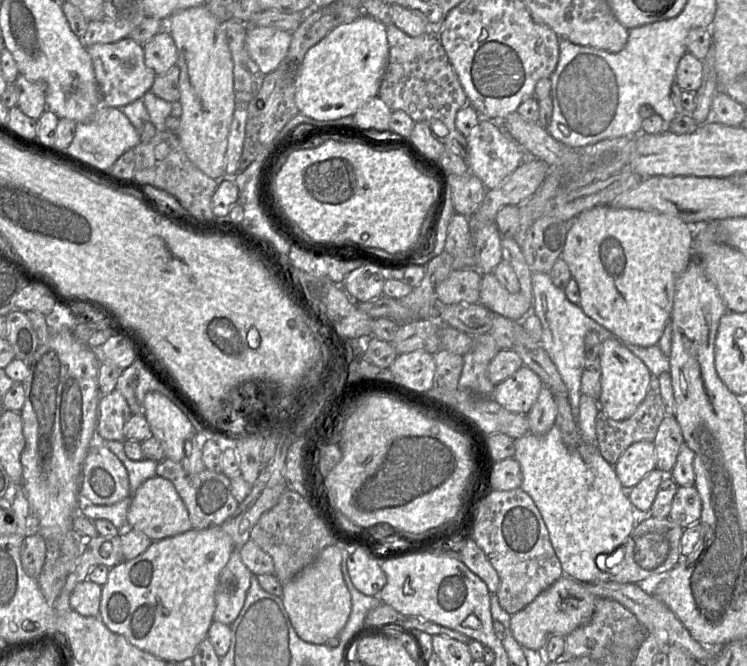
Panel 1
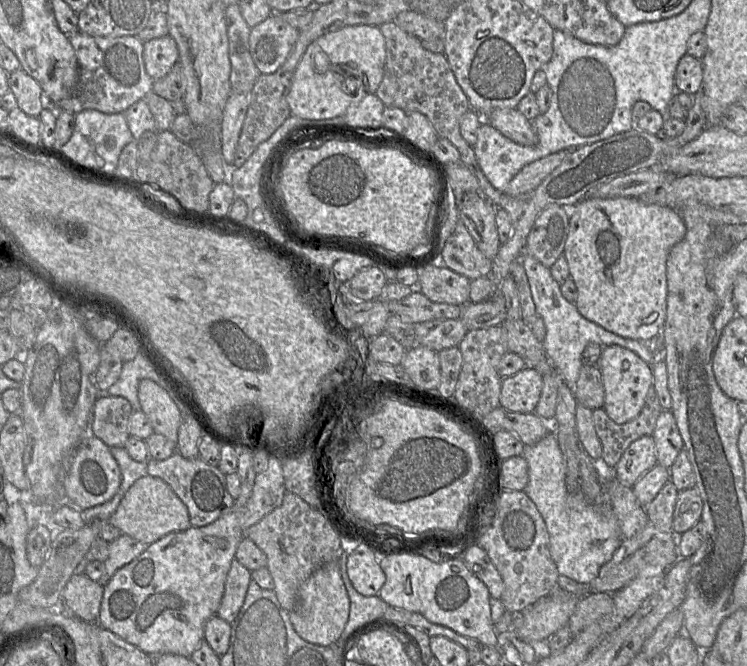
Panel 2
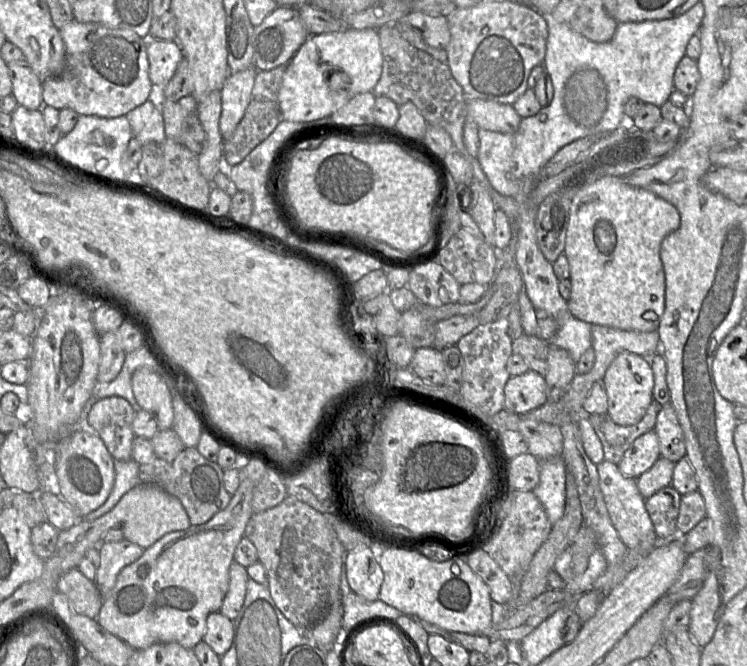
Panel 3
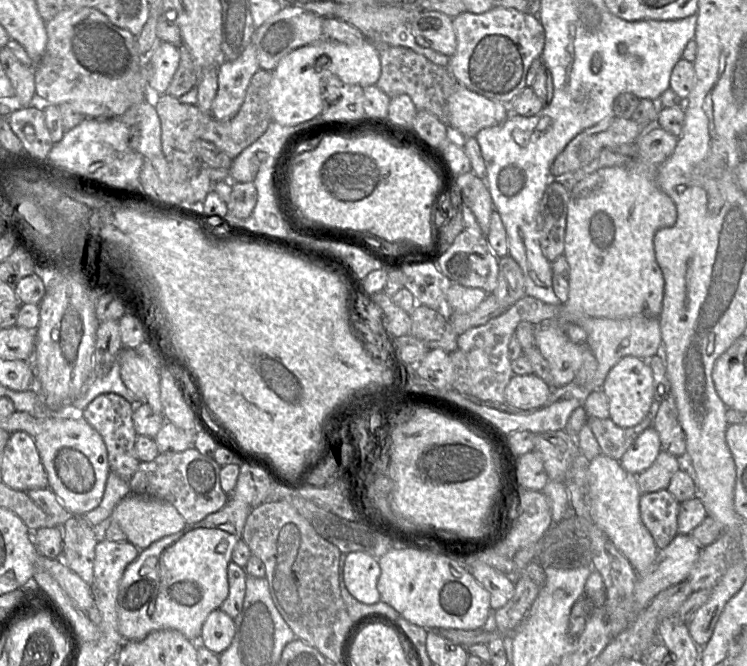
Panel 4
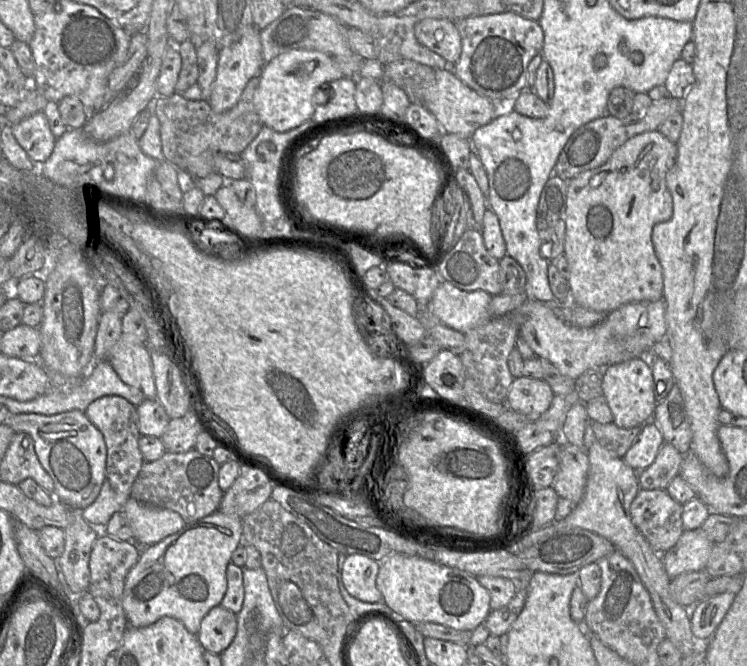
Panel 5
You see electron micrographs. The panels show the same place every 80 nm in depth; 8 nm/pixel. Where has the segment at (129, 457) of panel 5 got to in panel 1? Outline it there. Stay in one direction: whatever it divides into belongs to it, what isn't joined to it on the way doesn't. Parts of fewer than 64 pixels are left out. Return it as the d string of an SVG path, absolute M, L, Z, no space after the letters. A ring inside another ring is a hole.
M116 389L107 395L100 395L98 414L96 425L98 436L104 440L123 441L124 425L131 416L124 396Z

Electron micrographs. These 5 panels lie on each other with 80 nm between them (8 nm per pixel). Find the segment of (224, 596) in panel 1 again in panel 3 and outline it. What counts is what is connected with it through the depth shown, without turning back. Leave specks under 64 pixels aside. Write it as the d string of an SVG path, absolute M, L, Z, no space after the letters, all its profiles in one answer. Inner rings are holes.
M233 561L229 568L229 588L219 610L230 620L234 620L242 608L248 579L246 568Z

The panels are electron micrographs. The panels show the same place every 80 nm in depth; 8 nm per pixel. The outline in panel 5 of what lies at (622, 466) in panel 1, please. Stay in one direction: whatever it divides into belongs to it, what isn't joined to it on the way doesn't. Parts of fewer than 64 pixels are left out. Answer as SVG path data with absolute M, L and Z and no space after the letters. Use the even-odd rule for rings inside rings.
M650 420L646 422L622 459L637 472L647 468L654 461L664 443L658 425Z

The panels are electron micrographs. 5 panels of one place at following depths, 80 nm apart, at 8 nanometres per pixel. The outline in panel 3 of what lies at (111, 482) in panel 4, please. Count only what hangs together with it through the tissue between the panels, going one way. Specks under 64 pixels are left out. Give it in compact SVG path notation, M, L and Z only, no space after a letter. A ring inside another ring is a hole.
M133 459L128 461L114 460L115 478L108 498L99 508L88 513L82 519L94 521L111 511L121 497L140 482L138 477L139 465Z

